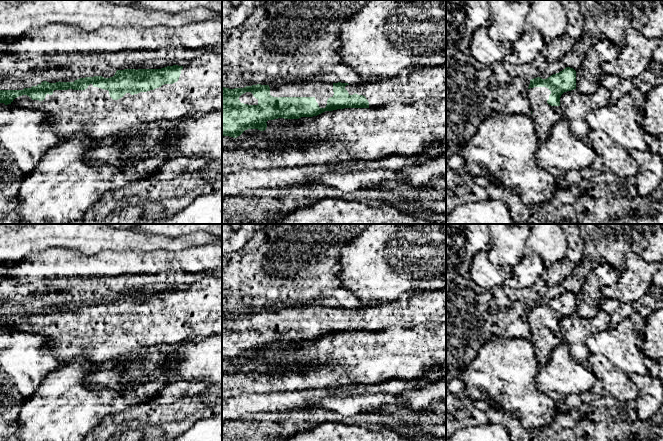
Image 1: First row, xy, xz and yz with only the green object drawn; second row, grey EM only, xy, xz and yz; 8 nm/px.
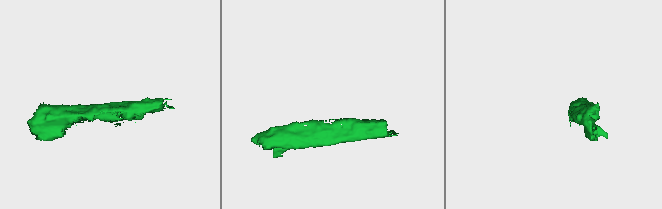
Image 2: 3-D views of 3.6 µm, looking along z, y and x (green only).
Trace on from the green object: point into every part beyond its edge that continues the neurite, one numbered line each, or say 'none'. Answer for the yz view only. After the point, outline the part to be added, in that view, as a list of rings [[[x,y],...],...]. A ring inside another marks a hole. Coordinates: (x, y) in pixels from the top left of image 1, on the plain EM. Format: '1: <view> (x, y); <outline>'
1: yz (543, 340); [[[534,311],[527,315],[527,322],[531,330],[531,343],[534,356],[540,366],[544,366],[553,348],[562,343],[563,337],[560,330],[551,330],[547,327],[551,315],[546,311]]]

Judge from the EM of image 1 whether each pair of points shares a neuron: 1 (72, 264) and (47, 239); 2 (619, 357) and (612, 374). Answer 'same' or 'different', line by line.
1: different
2: different

